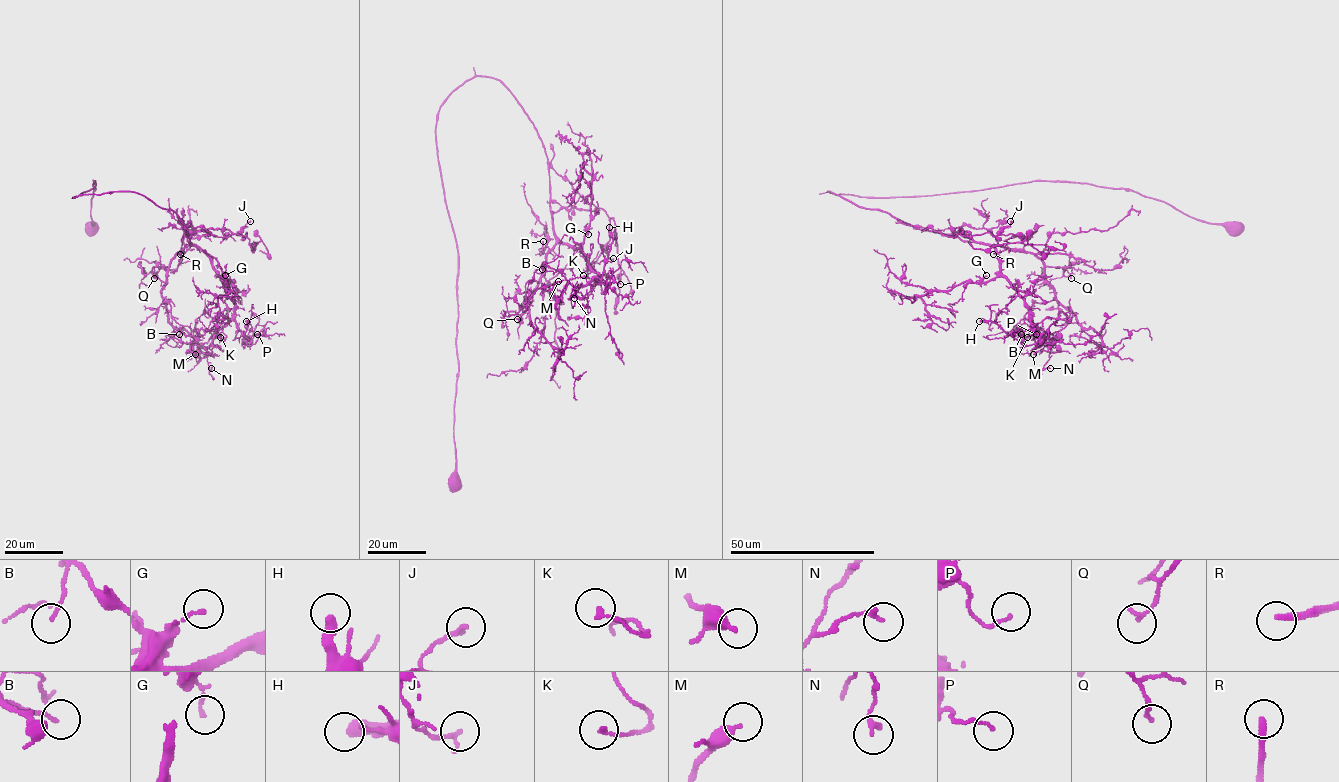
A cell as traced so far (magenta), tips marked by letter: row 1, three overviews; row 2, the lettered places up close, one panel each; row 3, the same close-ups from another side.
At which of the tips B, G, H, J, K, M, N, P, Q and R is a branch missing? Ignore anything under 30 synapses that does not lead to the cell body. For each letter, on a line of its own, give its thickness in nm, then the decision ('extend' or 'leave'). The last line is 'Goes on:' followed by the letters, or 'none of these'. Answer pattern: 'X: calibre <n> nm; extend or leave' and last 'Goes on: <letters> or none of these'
B: calibre 120 nm; leave
G: calibre 140 nm; leave
H: calibre 440 nm; leave
J: calibre 180 nm; leave
K: calibre 170 nm; leave
M: calibre 360 nm; leave
N: calibre 200 nm; leave
P: calibre 110 nm; leave
Q: calibre 140 nm; leave
R: calibre 240 nm; extend
Goes on: R

